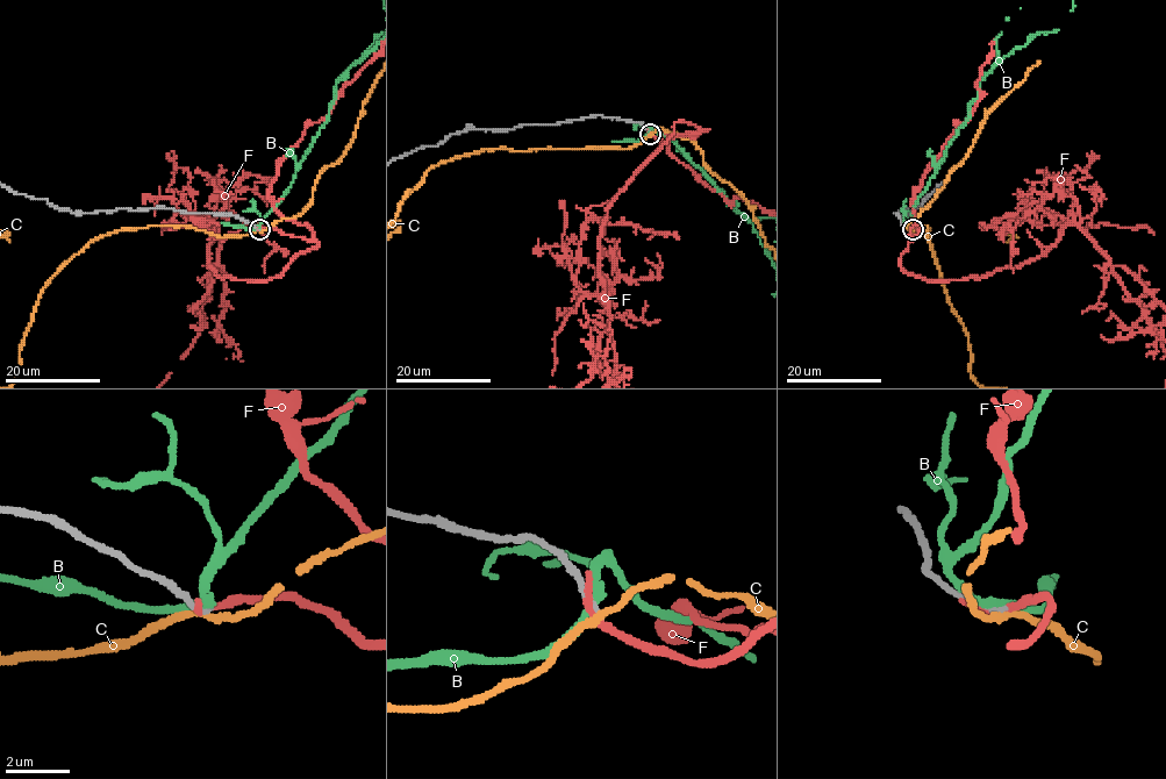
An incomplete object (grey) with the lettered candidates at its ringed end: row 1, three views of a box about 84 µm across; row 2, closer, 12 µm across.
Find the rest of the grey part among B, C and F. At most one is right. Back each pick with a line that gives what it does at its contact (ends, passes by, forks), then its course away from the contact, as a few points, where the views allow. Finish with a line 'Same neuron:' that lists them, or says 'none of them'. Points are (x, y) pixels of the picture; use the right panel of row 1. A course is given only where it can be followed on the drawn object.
Same neuron: none of them

